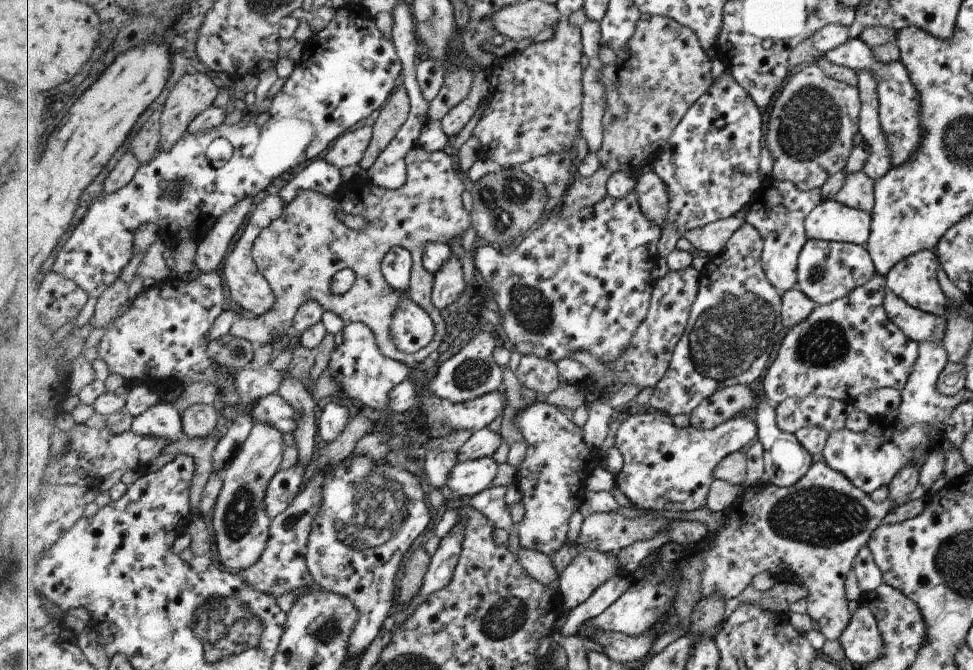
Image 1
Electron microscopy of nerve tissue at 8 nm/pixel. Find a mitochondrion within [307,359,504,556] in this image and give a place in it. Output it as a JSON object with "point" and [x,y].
{"point":[372,511]}

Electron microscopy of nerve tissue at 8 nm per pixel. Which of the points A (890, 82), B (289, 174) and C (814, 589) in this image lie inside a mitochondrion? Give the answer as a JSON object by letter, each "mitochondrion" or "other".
{"A":"other","B":"other","C":"other"}

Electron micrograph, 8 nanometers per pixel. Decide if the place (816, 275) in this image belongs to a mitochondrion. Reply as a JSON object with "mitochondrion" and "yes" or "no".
{"mitochondrion":"yes"}

